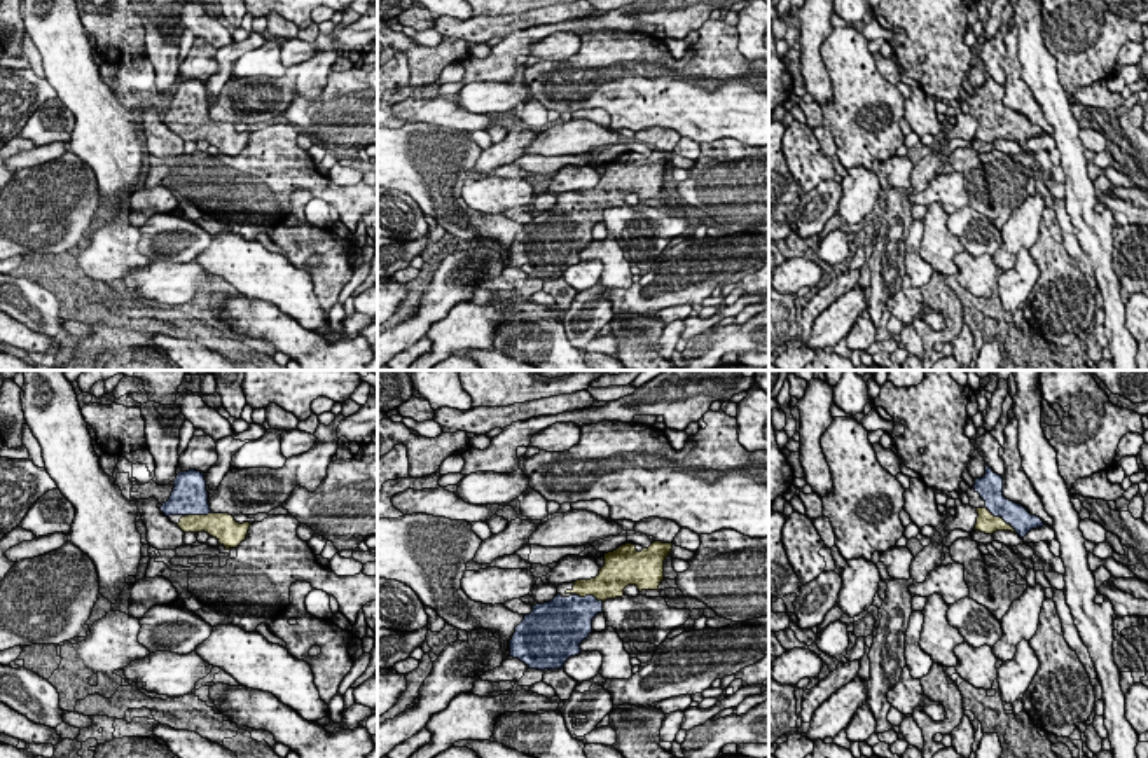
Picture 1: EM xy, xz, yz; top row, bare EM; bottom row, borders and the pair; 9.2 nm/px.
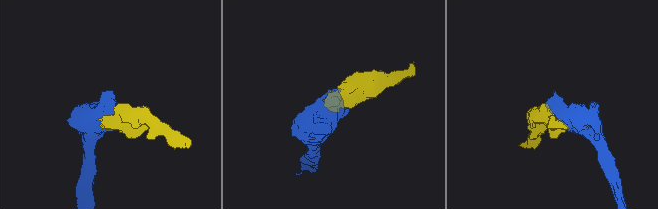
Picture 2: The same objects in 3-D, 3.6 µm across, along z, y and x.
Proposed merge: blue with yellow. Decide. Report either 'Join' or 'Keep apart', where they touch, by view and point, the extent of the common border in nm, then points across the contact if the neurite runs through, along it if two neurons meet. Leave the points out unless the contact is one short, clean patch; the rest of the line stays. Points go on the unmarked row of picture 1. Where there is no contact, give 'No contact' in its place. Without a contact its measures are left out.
Join. Touches blue at yz (1002, 126). Shared border 360 nm

